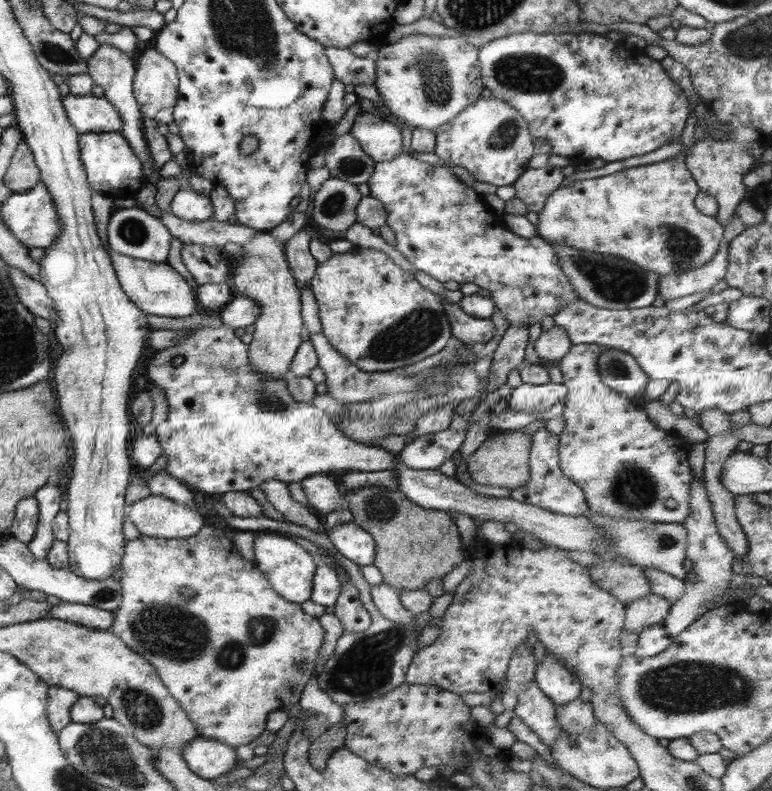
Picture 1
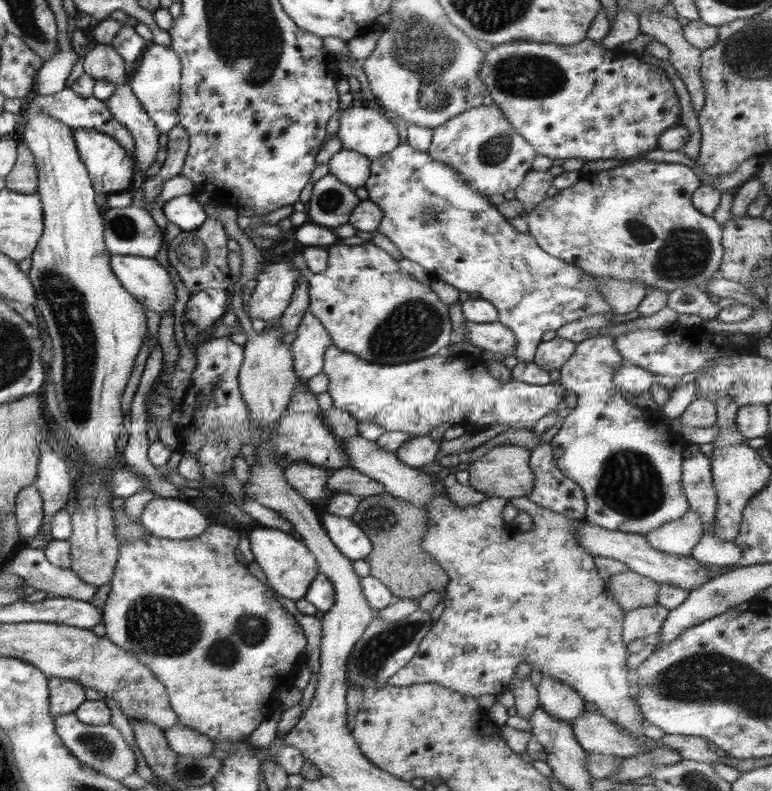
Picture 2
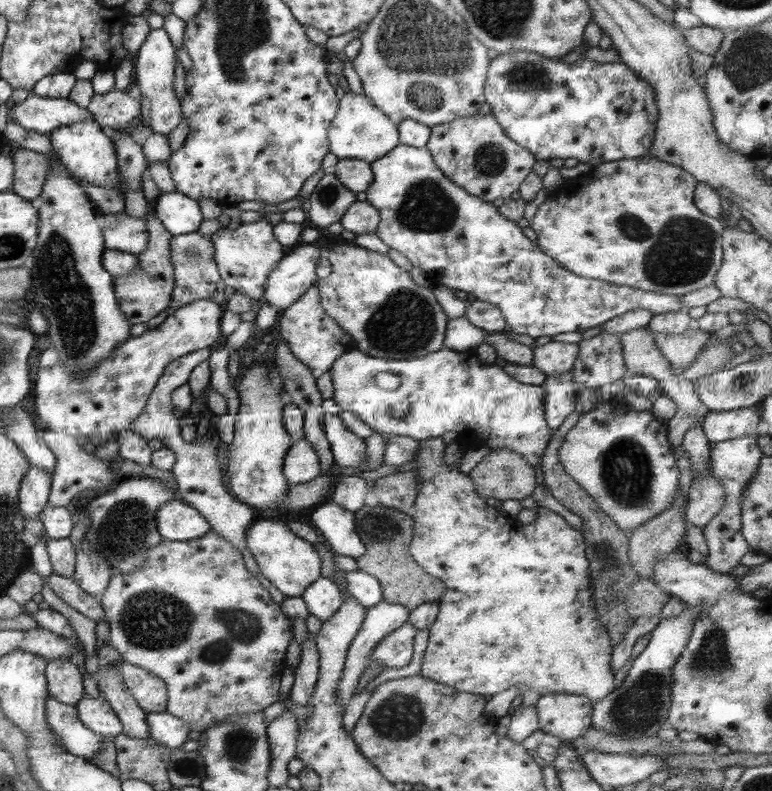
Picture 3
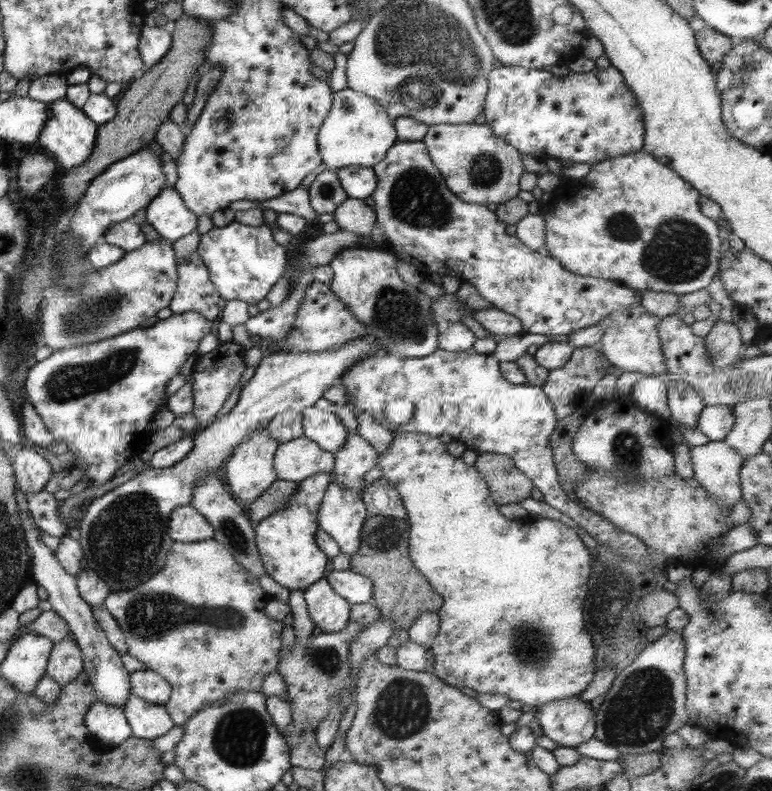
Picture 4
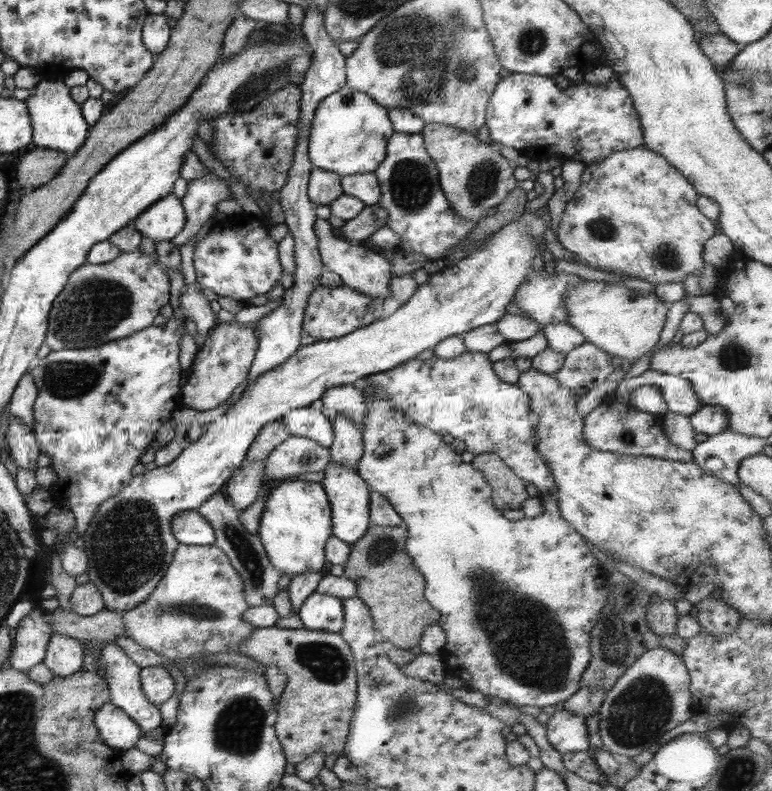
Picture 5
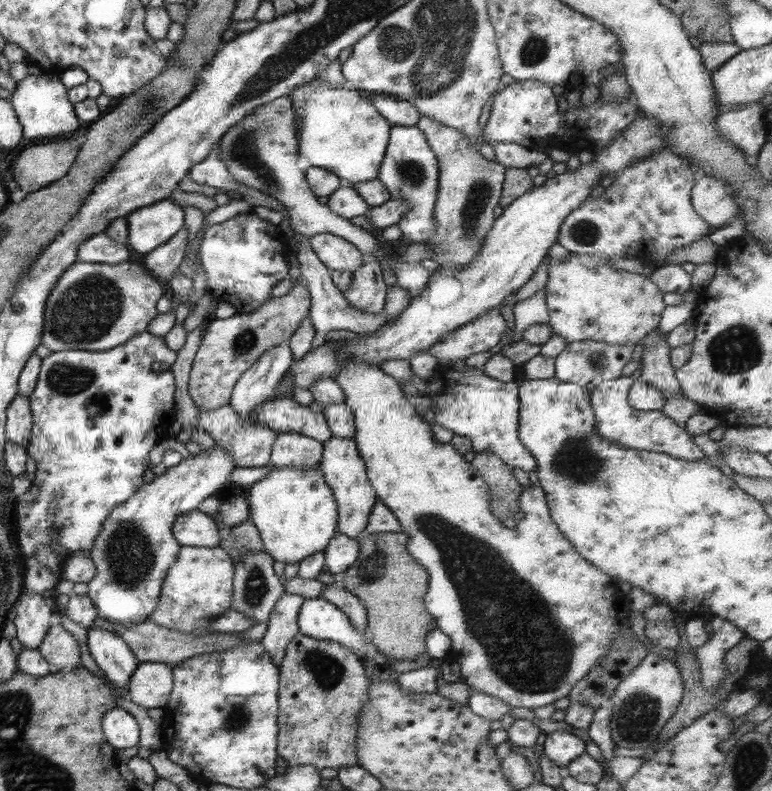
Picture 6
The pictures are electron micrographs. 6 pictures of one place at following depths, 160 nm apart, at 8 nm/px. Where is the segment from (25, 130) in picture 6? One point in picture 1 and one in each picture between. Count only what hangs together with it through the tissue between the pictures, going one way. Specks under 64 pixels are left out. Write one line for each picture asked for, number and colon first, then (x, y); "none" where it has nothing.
1: (111, 167)
2: (108, 167)
3: (88, 154)
4: (67, 134)
5: (56, 121)

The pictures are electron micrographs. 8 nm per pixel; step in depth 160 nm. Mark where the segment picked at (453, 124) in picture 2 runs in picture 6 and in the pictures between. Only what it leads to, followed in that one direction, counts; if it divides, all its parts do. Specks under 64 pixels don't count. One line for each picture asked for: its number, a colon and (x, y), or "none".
3: (473, 152)
4: (477, 167)
5: (473, 177)
6: (469, 186)

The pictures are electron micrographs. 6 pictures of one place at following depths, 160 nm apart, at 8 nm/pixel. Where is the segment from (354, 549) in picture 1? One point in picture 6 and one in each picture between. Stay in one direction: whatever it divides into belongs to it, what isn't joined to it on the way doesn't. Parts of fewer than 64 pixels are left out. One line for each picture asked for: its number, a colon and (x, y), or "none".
2: (351, 542)
3: (336, 526)
4: (341, 514)
5: (348, 496)
6: (344, 471)

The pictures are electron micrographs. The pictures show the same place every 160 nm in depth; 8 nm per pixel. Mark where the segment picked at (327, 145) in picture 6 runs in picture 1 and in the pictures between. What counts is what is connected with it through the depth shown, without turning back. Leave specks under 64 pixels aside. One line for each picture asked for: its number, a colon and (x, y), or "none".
1: (380, 139)
2: (361, 129)
3: (358, 130)
4: (356, 131)
5: (349, 132)

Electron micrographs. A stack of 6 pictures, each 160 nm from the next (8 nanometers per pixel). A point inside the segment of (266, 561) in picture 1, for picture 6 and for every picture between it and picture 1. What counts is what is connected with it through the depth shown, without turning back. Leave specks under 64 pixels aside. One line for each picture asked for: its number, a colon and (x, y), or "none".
2: (289, 567)
3: (289, 563)
4: (285, 540)
5: (295, 523)
6: (293, 510)

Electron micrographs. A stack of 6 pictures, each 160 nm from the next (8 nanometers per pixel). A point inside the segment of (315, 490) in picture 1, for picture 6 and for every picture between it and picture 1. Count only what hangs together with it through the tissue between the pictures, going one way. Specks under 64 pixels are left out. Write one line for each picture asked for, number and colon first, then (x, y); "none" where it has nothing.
2: (308, 480)
3: (300, 463)
4: (294, 460)
5: (296, 454)
6: (288, 449)

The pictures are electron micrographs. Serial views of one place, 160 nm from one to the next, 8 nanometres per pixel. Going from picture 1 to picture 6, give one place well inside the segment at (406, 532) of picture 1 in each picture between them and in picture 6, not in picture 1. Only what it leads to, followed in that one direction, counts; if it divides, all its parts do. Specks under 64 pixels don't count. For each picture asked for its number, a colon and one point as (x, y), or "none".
2: (395, 528)
3: (386, 534)
4: (401, 593)
5: (386, 581)
6: (391, 585)

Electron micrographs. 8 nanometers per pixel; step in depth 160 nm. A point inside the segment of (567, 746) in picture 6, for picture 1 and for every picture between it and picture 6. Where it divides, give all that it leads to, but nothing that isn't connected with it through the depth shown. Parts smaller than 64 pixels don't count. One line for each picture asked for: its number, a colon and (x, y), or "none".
1: (560, 686)
2: (558, 700)
3: (566, 716)
4: (569, 722)
5: (566, 733)

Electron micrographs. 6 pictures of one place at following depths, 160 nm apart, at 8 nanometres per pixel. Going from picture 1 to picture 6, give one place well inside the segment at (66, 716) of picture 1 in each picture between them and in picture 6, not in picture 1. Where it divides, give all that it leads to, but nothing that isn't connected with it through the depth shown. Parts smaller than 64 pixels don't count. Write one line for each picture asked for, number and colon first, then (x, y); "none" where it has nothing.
2: (64, 696)
3: (63, 678)
4: (64, 663)
5: (63, 655)
6: (58, 647)

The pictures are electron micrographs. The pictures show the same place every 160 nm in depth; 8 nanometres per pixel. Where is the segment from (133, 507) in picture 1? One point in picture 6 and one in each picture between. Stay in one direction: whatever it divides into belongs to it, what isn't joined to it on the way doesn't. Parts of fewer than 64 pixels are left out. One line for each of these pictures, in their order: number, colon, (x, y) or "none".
2: (173, 519)
3: (175, 521)
4: (185, 525)
5: (189, 528)
6: (194, 528)

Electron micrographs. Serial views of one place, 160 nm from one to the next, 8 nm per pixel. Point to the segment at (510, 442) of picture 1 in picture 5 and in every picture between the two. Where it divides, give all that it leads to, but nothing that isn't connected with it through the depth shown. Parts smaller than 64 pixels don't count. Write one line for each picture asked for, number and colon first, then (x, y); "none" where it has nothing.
2: (503, 472)
3: (502, 474)
4: (506, 485)
5: (507, 491)

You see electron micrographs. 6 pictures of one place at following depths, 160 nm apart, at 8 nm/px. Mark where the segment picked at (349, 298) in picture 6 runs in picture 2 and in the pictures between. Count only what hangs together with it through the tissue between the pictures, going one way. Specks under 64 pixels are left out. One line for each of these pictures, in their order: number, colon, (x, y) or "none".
2: (311, 341)
3: (310, 335)
4: (322, 323)
5: (332, 312)

